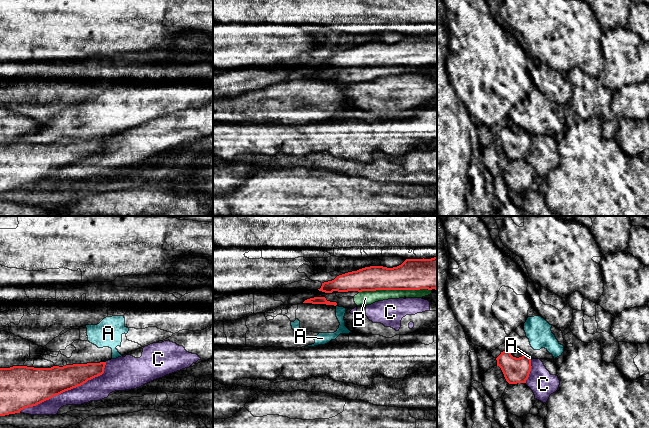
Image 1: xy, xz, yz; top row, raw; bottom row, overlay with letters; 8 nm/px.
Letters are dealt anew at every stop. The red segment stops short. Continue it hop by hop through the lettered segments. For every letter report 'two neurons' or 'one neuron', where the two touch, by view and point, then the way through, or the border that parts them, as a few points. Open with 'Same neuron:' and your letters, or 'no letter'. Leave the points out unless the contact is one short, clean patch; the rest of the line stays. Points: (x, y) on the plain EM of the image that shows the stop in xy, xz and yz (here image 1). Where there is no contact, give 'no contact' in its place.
Same neuron: B
A: two neurons; contact yz (529, 134)
B: one neuron; contact xz (395, 65)
C: two neurons; contact xy (66, 166)

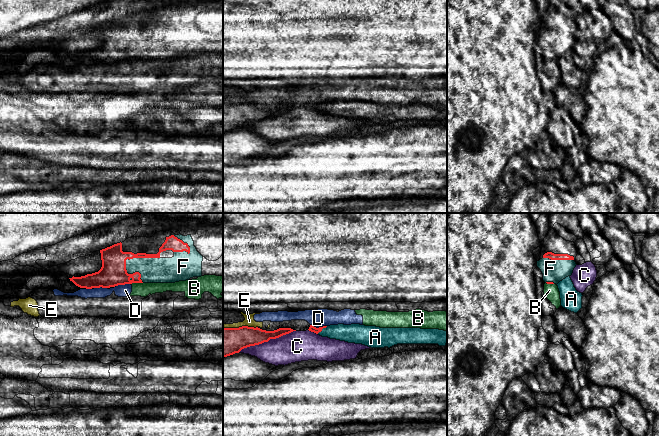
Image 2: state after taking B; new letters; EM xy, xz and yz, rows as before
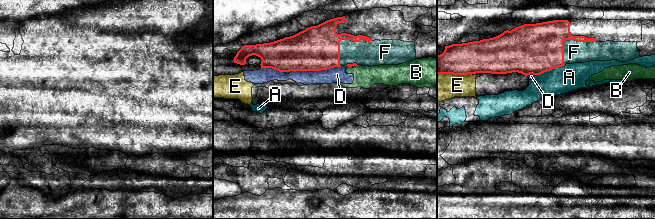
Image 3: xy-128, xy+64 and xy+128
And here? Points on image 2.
Same neuron: F
A: two neurons; contact xz (322, 104); border xz (327, 102), (317, 109)
B: two neurons; contact xy (136, 58)
C: two neurons; contact xz (266, 117)
D: two neurons; contact xz (319, 103)
E: two neurons; contact xz (240, 103)
F: one neuron; contact xy (136, 33)

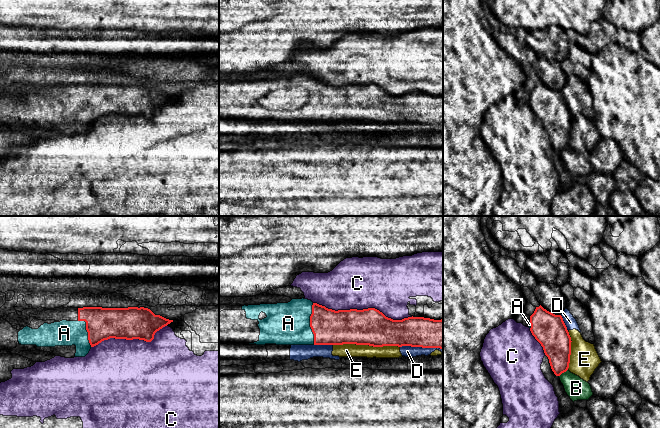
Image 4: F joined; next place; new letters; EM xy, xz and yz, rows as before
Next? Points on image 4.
Same neuron: A
A: one neuron; contact xz (310, 100)
B: two neurons; contact yz (563, 148)
C: two neurons; contact xz (363, 85)
D: two neurons; contact xz (421, 122)
E: two neurons; contact xz (366, 120)

